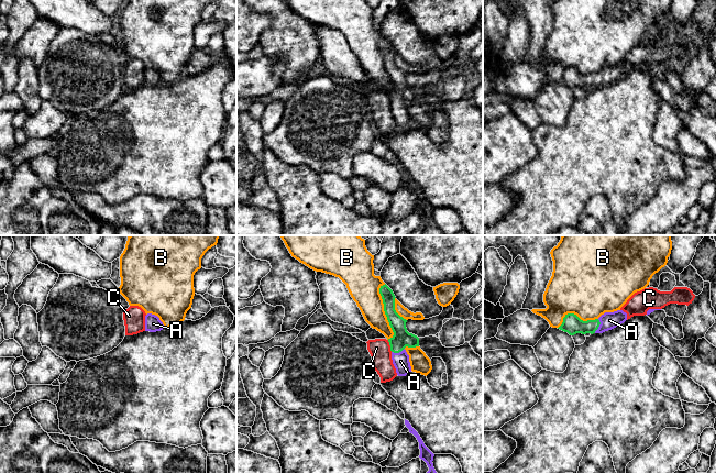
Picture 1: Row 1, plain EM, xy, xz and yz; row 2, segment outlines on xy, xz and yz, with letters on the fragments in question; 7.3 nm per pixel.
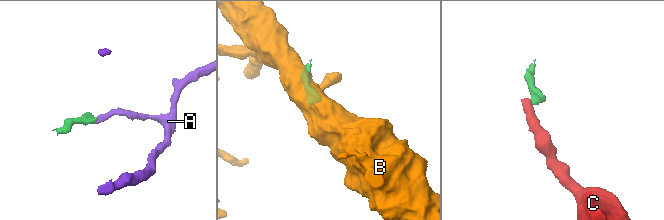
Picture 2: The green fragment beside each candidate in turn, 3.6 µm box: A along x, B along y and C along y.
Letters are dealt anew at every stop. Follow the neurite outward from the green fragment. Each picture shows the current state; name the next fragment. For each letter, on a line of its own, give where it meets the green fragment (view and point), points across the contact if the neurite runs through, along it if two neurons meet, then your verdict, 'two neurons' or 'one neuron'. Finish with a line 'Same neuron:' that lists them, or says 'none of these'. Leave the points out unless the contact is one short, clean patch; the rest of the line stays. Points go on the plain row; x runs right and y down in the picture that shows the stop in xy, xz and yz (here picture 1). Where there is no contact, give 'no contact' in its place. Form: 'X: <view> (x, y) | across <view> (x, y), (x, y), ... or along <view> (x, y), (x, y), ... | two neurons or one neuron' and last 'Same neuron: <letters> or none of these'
A: yz (598, 79) | across yz (572, 78), (598, 79), (609, 74) | one neuron
B: xz (384, 64) | two neurons
C: xz (389, 98) | along xz (387, 94), (392, 105) | two neurons
Same neuron: A

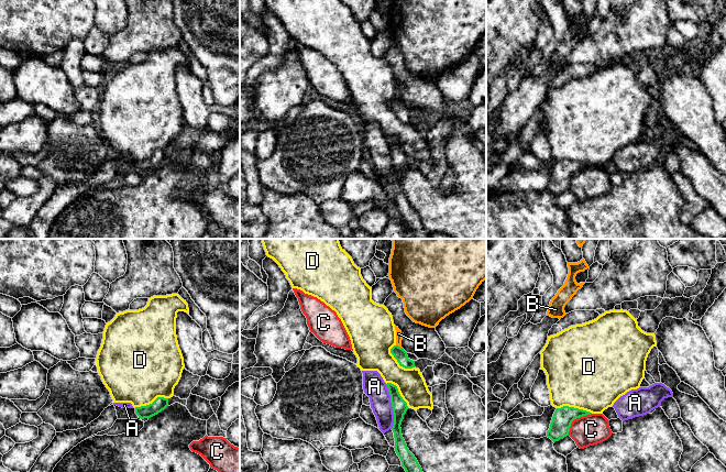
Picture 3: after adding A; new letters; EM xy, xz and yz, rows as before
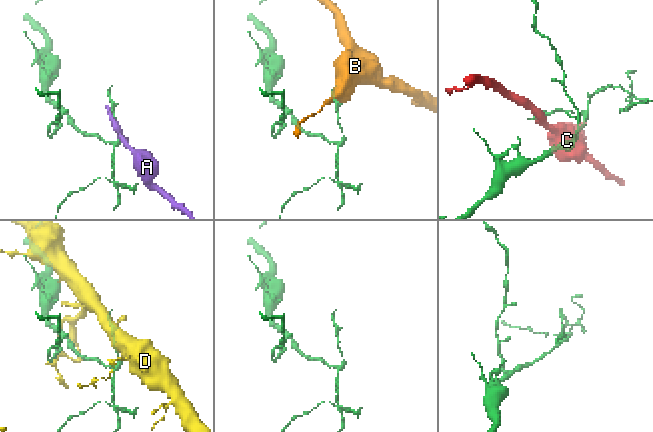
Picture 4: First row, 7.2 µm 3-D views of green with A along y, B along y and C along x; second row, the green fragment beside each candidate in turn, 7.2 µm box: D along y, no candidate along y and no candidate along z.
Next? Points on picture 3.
A: xz (392, 160) | two neurons
B: xz (397, 99) | along xz (396, 98), (400, 101) | two neurons
C: yz (574, 172) | along yz (591, 166), (576, 171), (572, 175), (568, 188) | two neurons
D: xz (399, 118) | two neurons
Same neuron: none of these

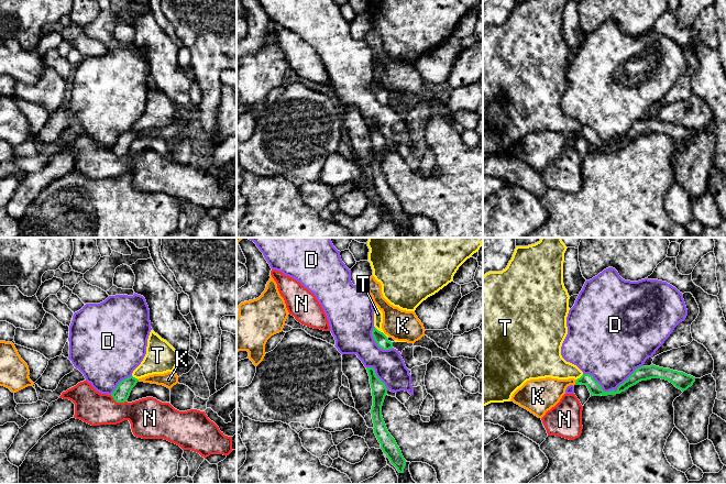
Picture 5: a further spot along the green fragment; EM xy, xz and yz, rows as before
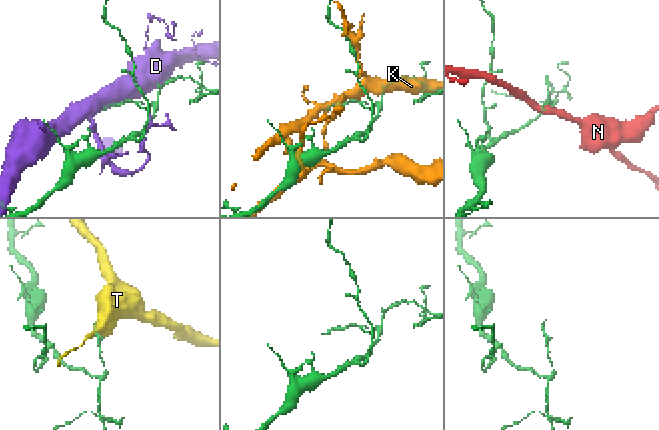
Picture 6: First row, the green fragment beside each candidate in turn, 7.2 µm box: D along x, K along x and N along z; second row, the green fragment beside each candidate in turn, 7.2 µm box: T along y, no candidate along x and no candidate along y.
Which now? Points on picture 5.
D: yz (613, 143) | two neurons
K: yz (575, 135) | two neurons
N: xy (118, 155) | along xy (110, 149), (117, 155), (125, 155) | two neurons
T: xz (382, 86) | along xz (375, 80), (387, 90) | two neurons
Same neuron: none of these

